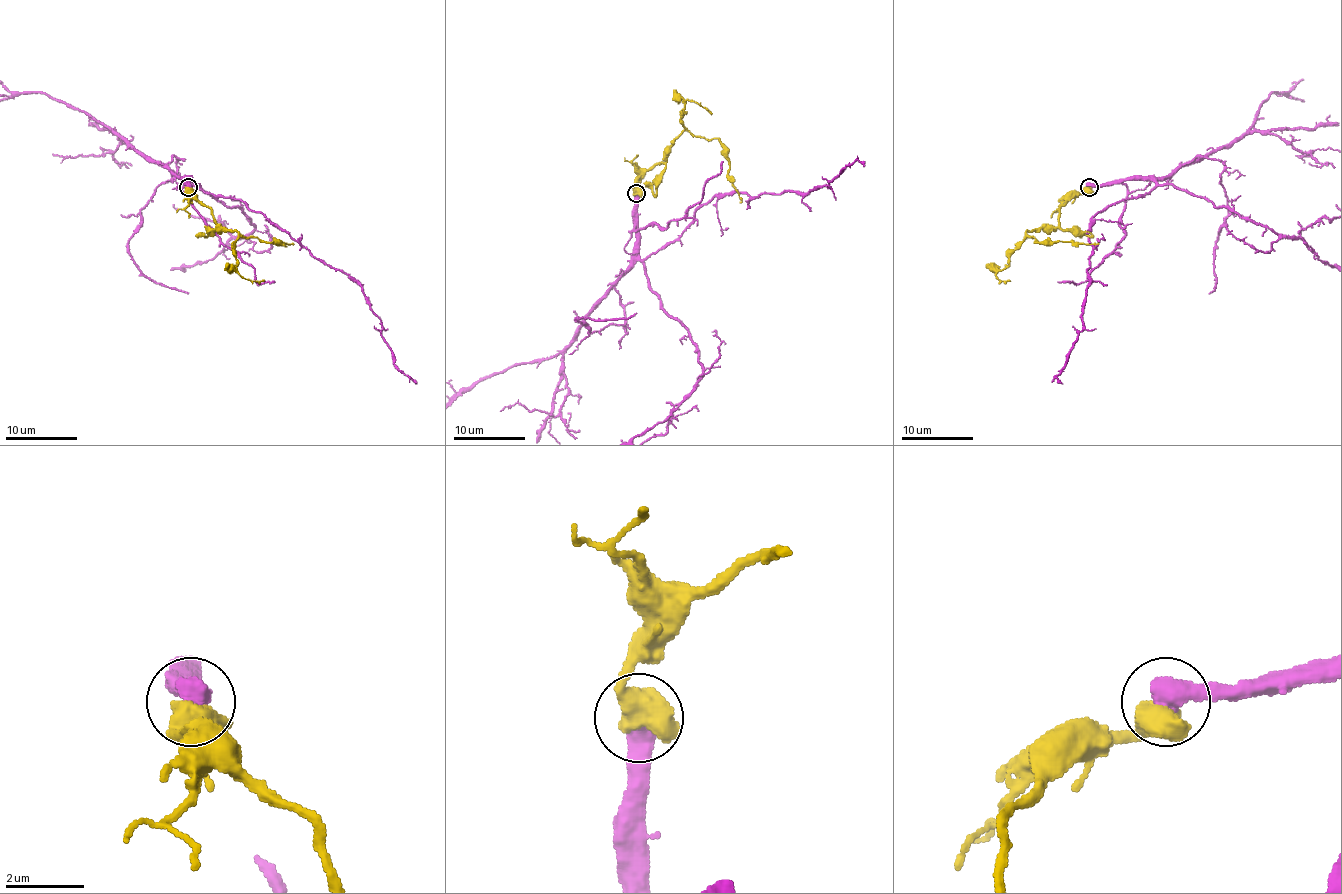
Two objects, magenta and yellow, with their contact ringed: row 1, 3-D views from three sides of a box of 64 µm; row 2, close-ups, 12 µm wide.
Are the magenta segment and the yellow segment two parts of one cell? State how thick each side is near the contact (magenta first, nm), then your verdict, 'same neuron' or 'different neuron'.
calibres 650 and 550 nm; different neuron

